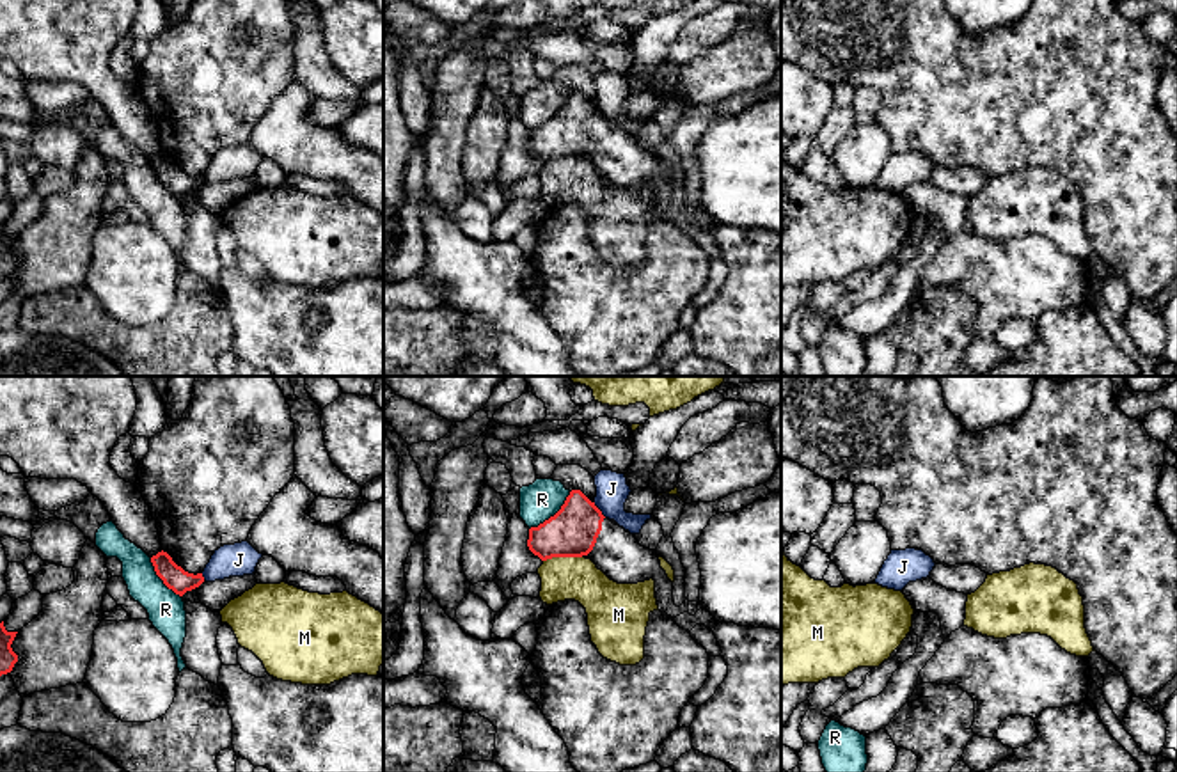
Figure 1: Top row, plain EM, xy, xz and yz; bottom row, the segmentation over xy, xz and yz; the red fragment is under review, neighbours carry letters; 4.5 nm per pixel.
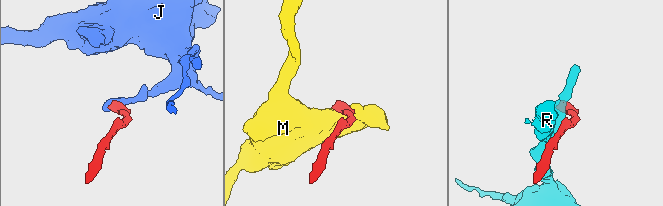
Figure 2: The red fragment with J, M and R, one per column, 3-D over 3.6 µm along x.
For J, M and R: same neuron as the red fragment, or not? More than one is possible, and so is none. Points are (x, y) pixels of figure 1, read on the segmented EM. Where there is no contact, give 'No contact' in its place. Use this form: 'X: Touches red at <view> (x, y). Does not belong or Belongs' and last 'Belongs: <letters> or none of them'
J: Touches red at xz (599, 510). Does not belong
M: Touches red at xz (561, 556). Does not belong
R: Touches red at xz (554, 515). Does not belong
Belongs: none of them

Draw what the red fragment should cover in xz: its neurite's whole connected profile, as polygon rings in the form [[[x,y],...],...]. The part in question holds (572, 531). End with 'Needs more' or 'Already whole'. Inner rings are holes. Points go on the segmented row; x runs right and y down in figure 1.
[[[572,490],[565,504],[554,516],[550,516],[538,527],[529,529],[527,547],[541,561],[552,557],[589,555],[596,568],[618,584],[637,584],[653,579],[659,611],[671,616],[675,623],[687,632],[691,632],[696,625],[705,625],[708,630],[714,632],[719,623],[698,602],[685,600],[680,607],[676,607],[673,602],[673,582],[660,568],[657,552],[641,547],[634,534],[605,518],[602,511],[595,506],[595,502],[591,502],[581,490]]]. Needs more

